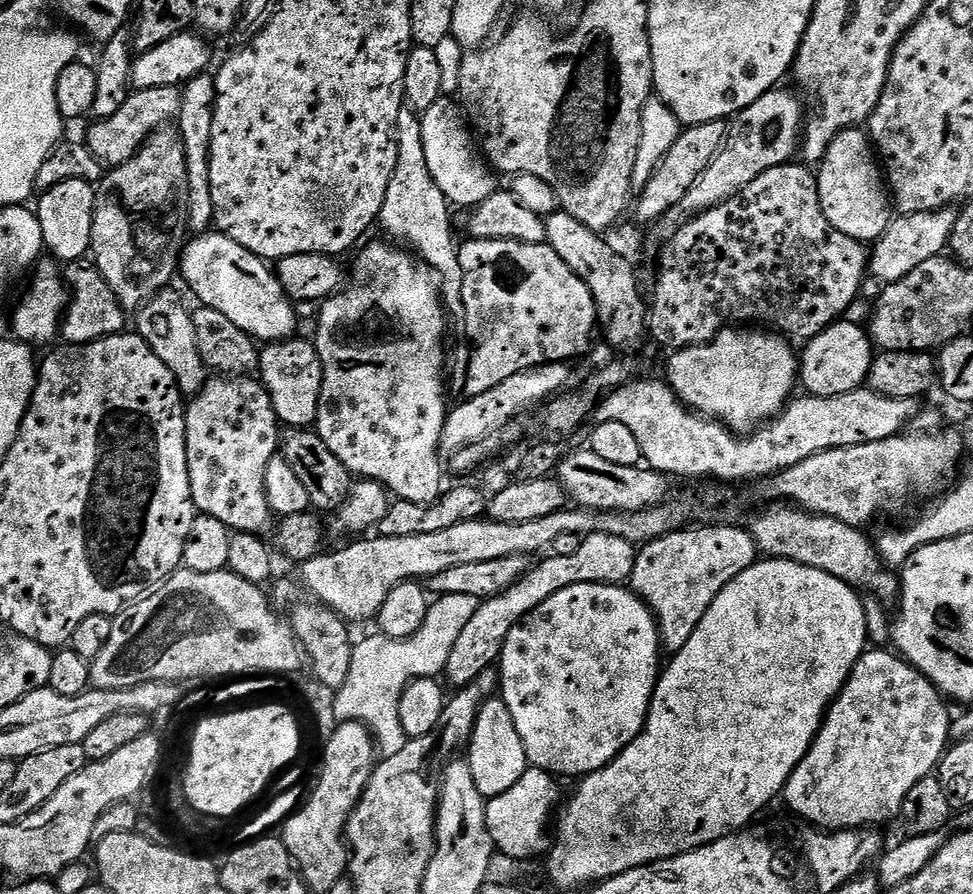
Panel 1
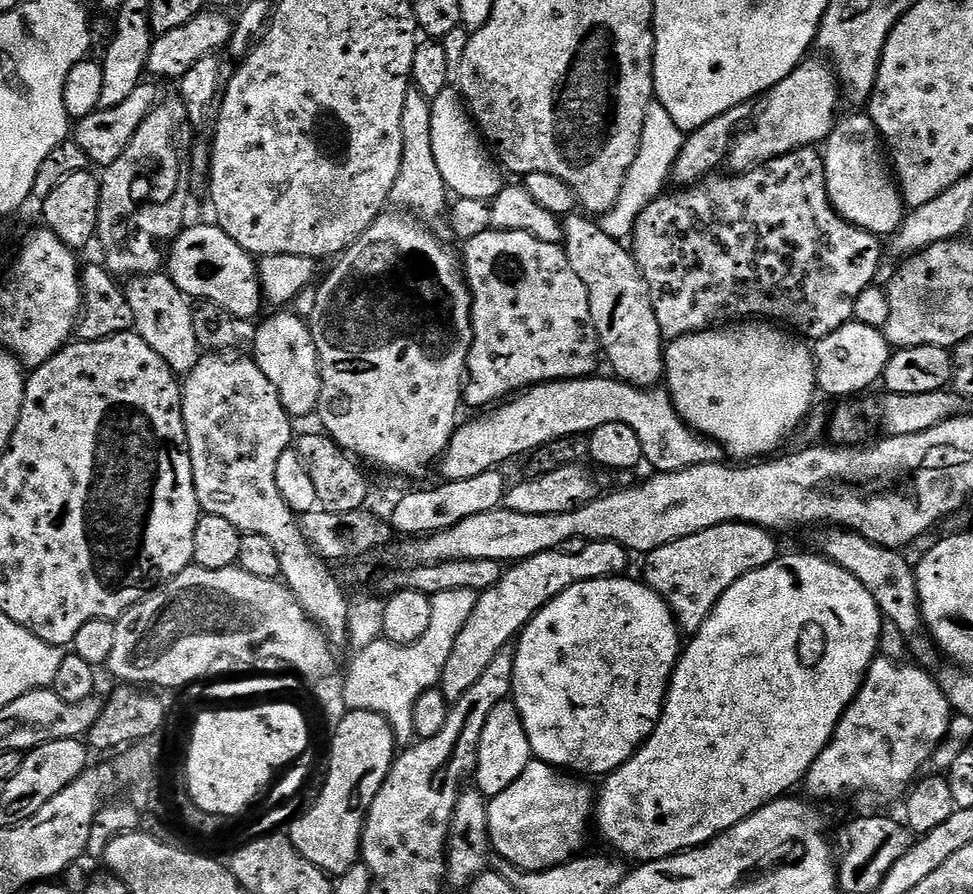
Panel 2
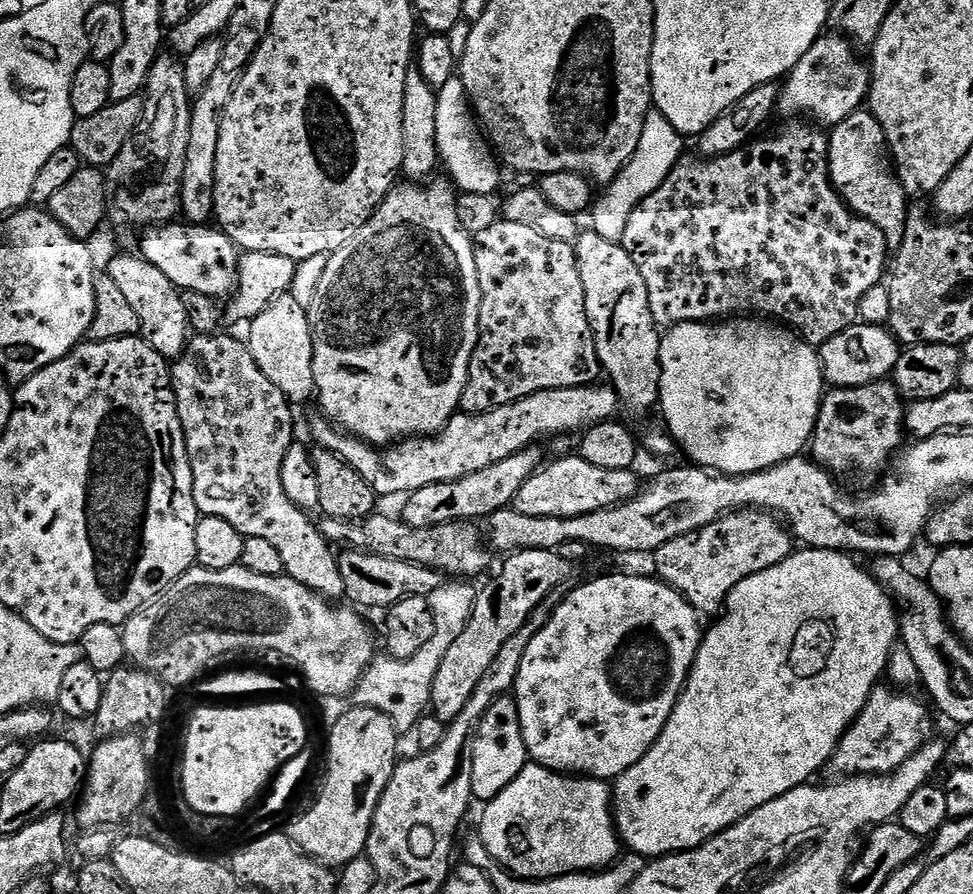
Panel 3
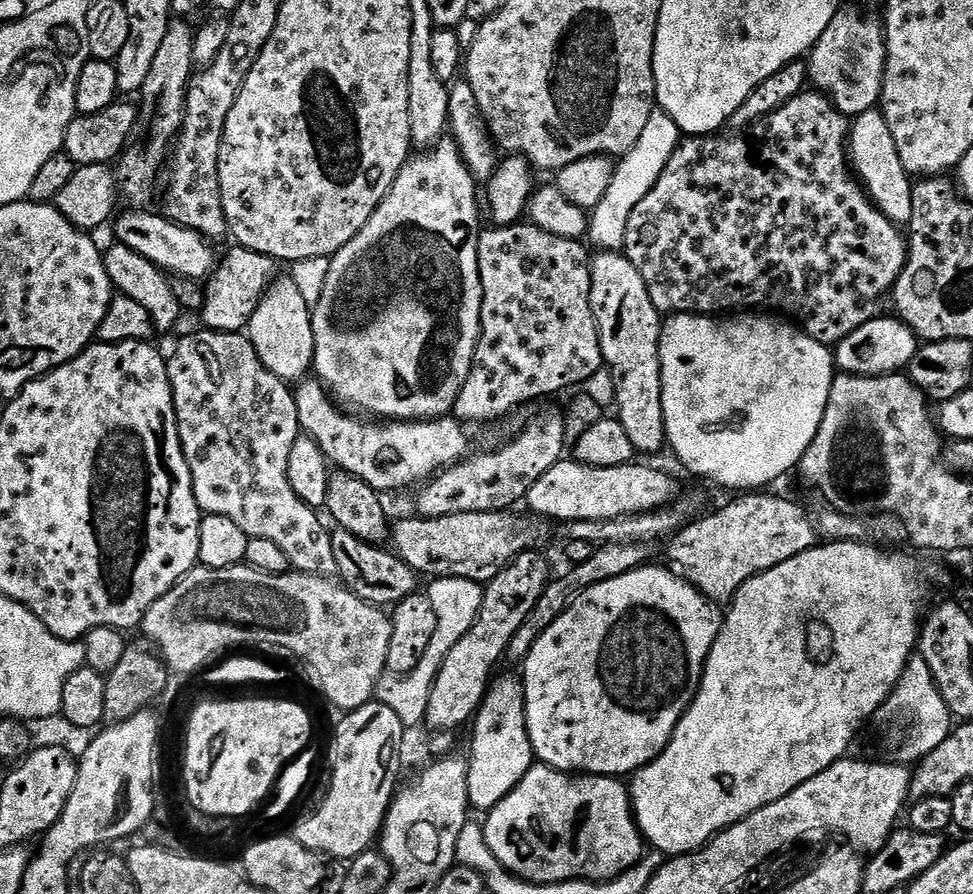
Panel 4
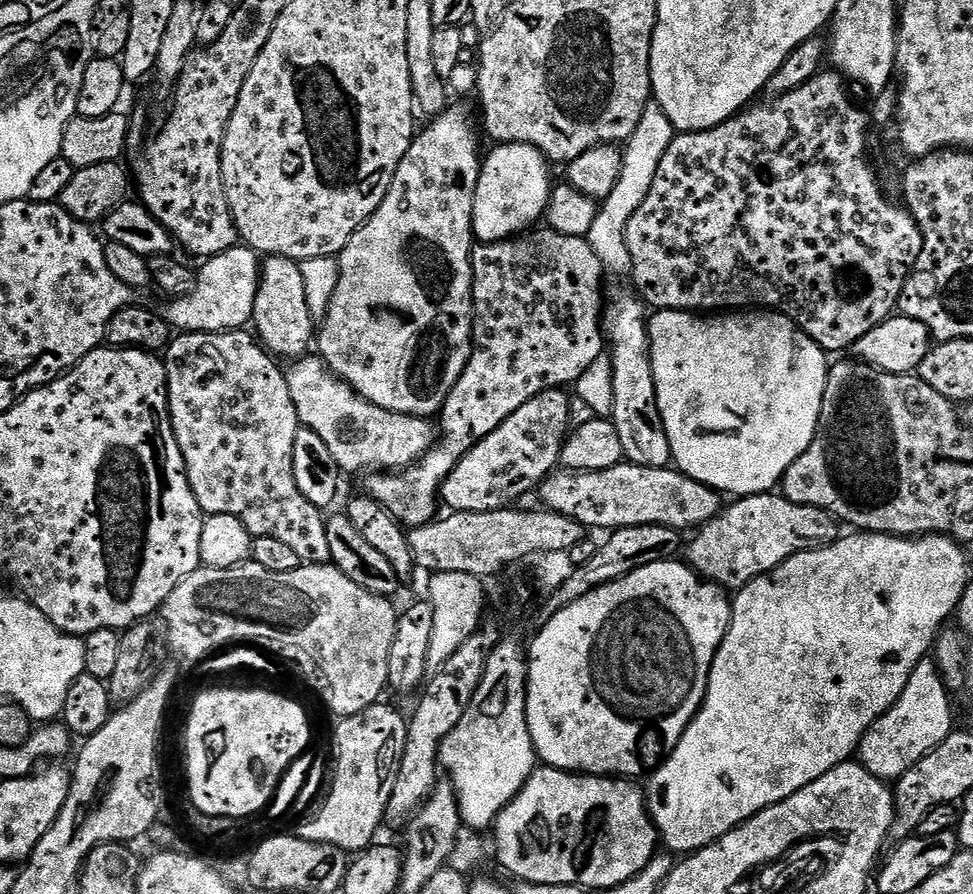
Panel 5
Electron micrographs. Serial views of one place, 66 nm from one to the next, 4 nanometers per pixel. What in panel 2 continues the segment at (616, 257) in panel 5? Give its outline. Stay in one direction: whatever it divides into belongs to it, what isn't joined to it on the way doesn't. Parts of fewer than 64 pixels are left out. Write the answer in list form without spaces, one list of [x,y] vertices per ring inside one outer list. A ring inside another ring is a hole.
[[[659,102],[652,103],[646,110],[646,122],[642,122],[642,142],[638,146],[638,158],[634,158],[634,166],[630,166],[622,182],[622,194],[618,194],[618,200],[614,202],[612,209],[605,212],[599,221],[602,230],[610,234],[610,238],[623,241],[631,237],[642,210],[646,210],[646,206],[650,206],[650,202],[654,202],[659,196],[665,195],[672,177],[672,167],[682,150],[685,135]]]

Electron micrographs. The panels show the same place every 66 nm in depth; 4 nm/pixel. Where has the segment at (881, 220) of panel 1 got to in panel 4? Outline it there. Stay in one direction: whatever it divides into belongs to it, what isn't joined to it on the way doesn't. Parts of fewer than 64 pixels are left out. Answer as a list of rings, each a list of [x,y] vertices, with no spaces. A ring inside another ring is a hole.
[[[878,108],[855,117],[849,127],[848,143],[849,165],[865,187],[865,192],[873,204],[892,224],[906,226],[913,217],[913,181],[902,166],[898,148],[891,137],[885,116]]]

